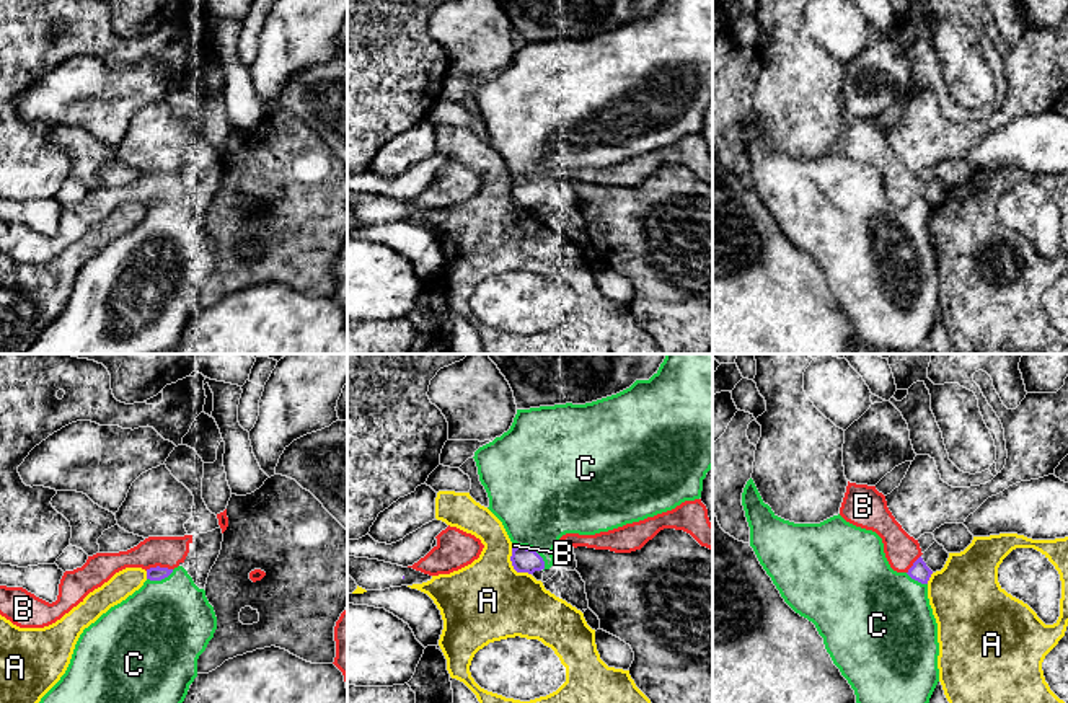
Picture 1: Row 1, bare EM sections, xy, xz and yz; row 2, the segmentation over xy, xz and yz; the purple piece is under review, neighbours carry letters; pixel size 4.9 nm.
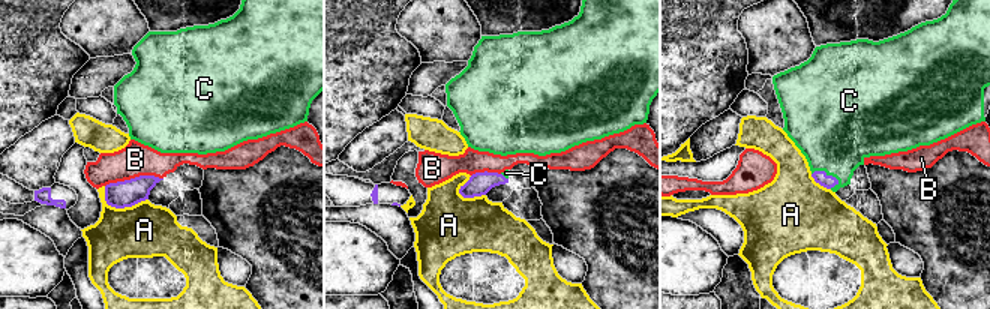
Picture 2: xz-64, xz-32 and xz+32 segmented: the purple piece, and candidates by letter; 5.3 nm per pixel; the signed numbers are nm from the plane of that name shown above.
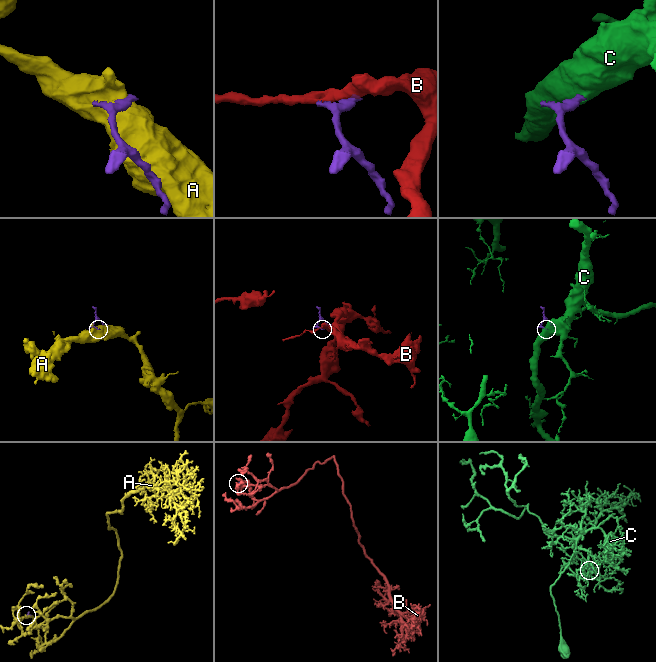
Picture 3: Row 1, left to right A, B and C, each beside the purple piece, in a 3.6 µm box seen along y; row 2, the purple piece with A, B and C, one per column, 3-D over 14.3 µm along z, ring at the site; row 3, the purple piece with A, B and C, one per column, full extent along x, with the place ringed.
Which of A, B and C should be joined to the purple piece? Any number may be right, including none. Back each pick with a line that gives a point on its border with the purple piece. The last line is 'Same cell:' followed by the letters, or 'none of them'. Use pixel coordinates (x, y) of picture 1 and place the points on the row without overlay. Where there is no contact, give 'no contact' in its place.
C: xz (535, 186)
Same cell: C

